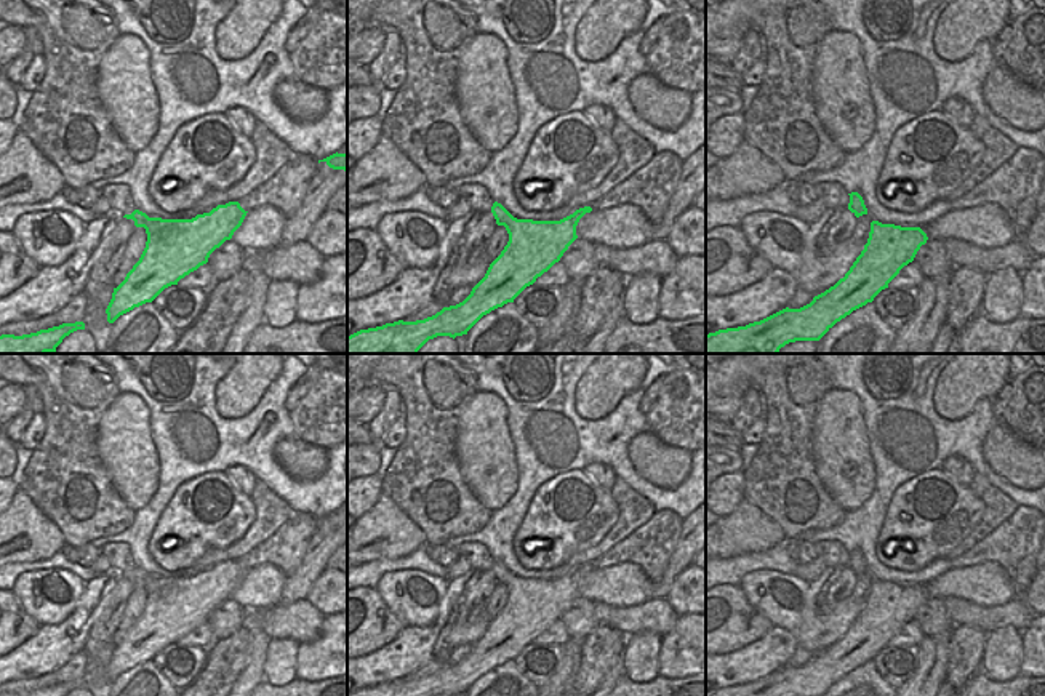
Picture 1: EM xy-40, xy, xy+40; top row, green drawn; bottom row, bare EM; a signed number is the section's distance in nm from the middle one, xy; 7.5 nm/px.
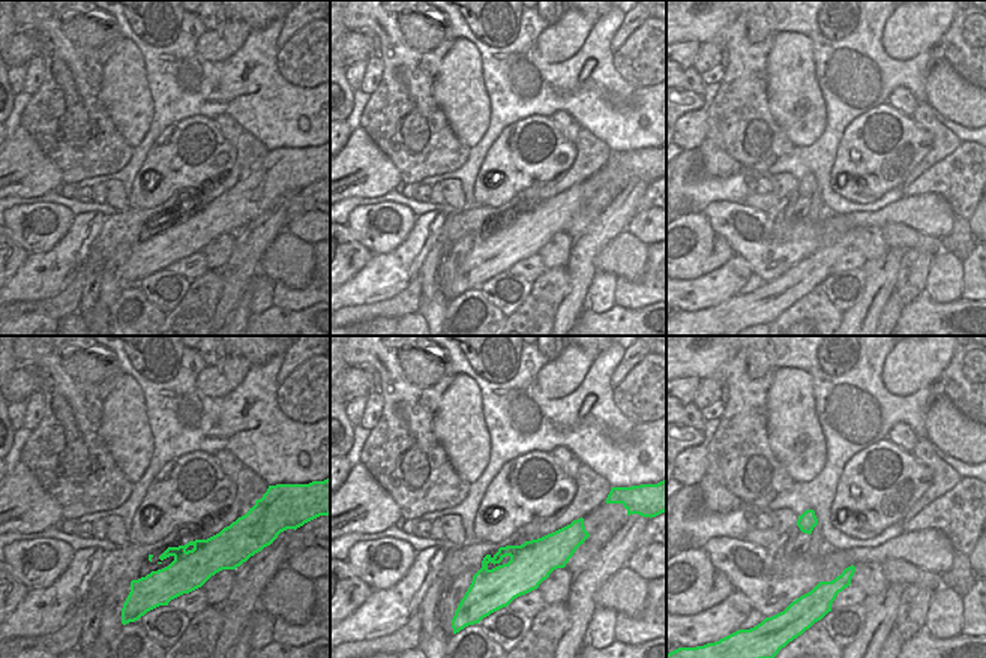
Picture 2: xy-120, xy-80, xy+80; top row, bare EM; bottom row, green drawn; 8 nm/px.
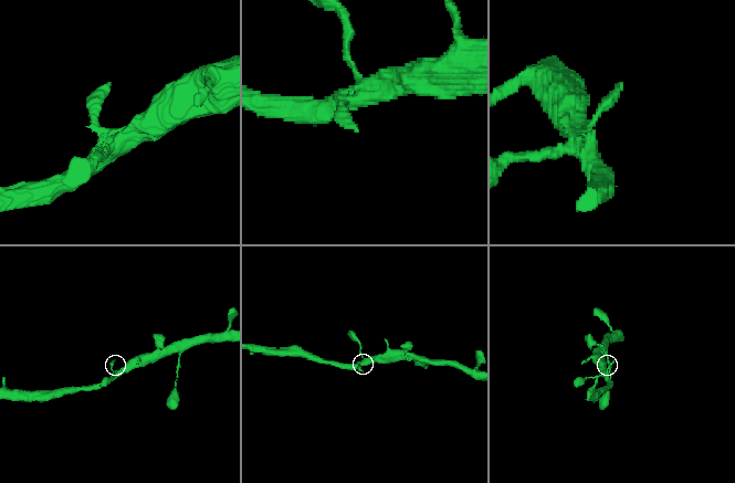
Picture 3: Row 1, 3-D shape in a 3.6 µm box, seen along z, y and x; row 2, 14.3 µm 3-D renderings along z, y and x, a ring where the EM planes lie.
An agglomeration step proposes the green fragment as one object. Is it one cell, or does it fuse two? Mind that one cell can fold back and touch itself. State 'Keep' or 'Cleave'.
Keep.

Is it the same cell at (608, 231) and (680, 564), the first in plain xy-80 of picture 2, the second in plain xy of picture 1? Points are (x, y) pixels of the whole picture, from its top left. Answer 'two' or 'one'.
one

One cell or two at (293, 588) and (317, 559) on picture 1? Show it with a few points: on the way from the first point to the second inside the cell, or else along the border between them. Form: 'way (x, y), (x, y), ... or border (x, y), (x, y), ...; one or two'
way (300, 581), (312, 565); one

